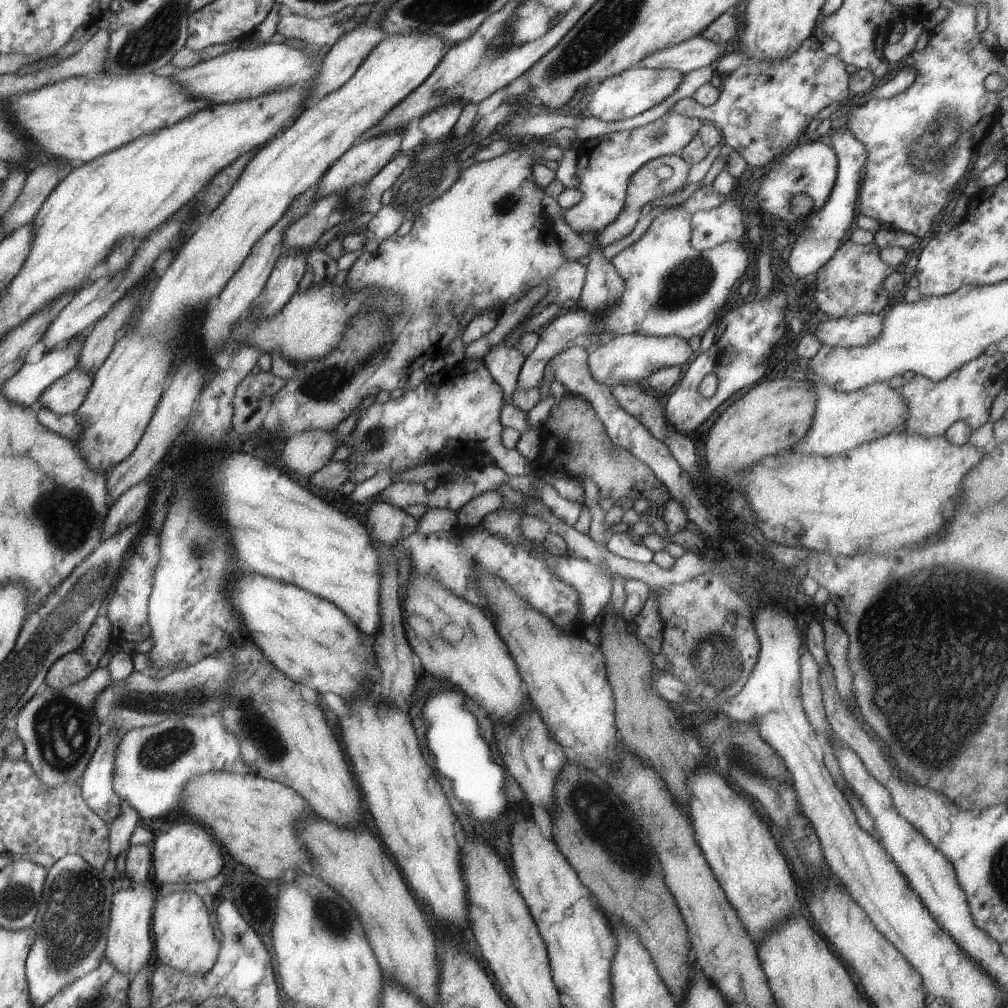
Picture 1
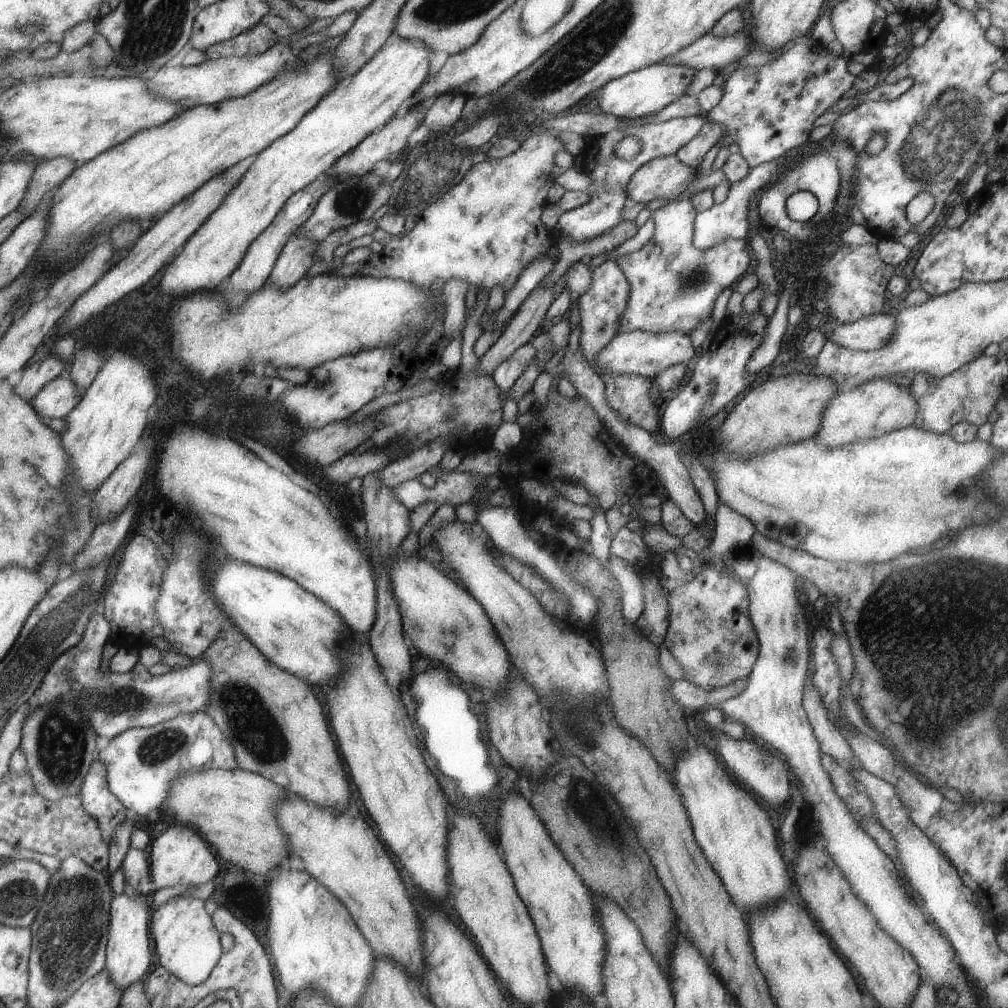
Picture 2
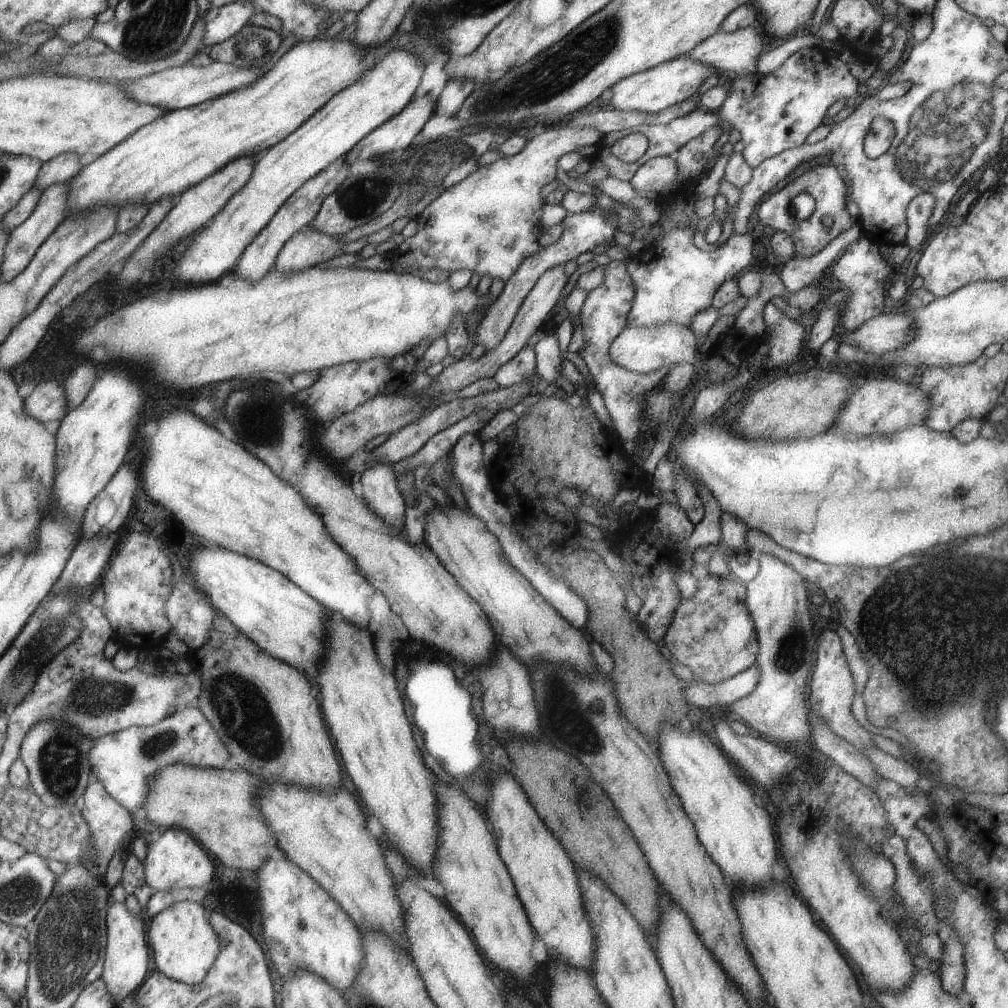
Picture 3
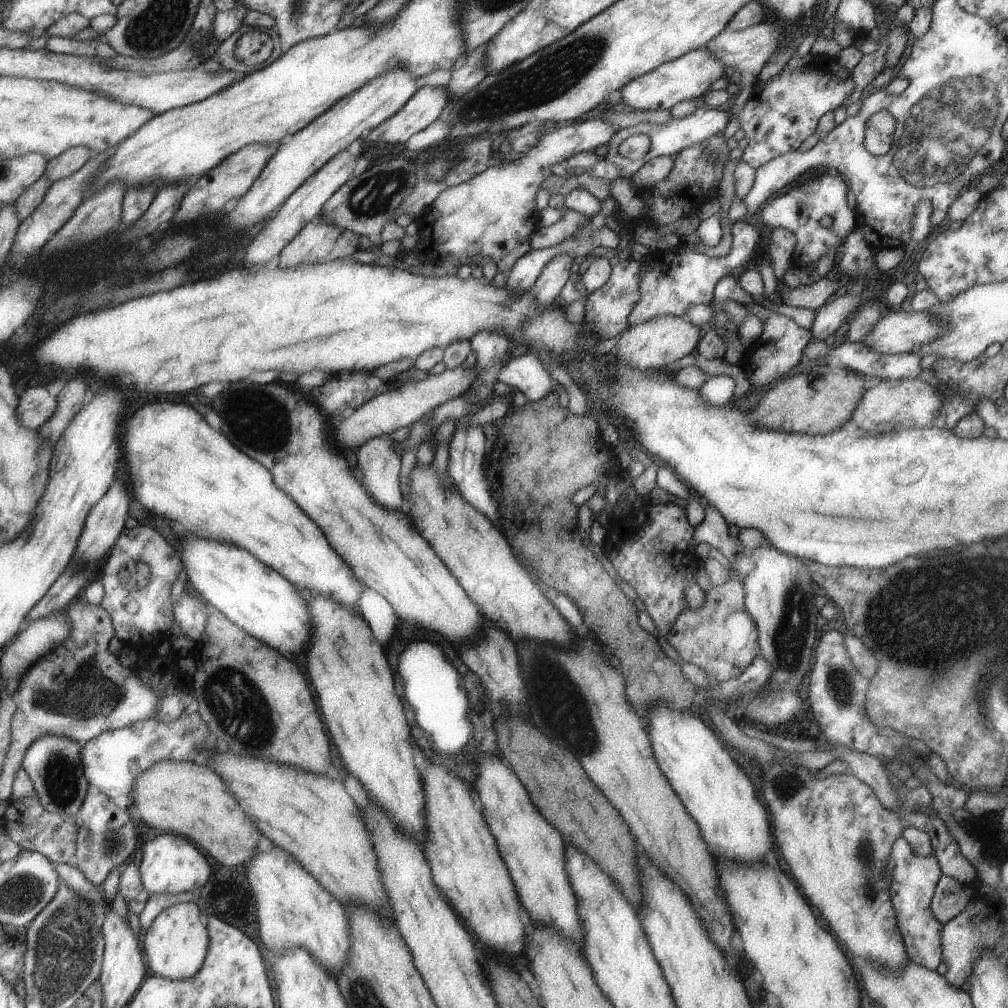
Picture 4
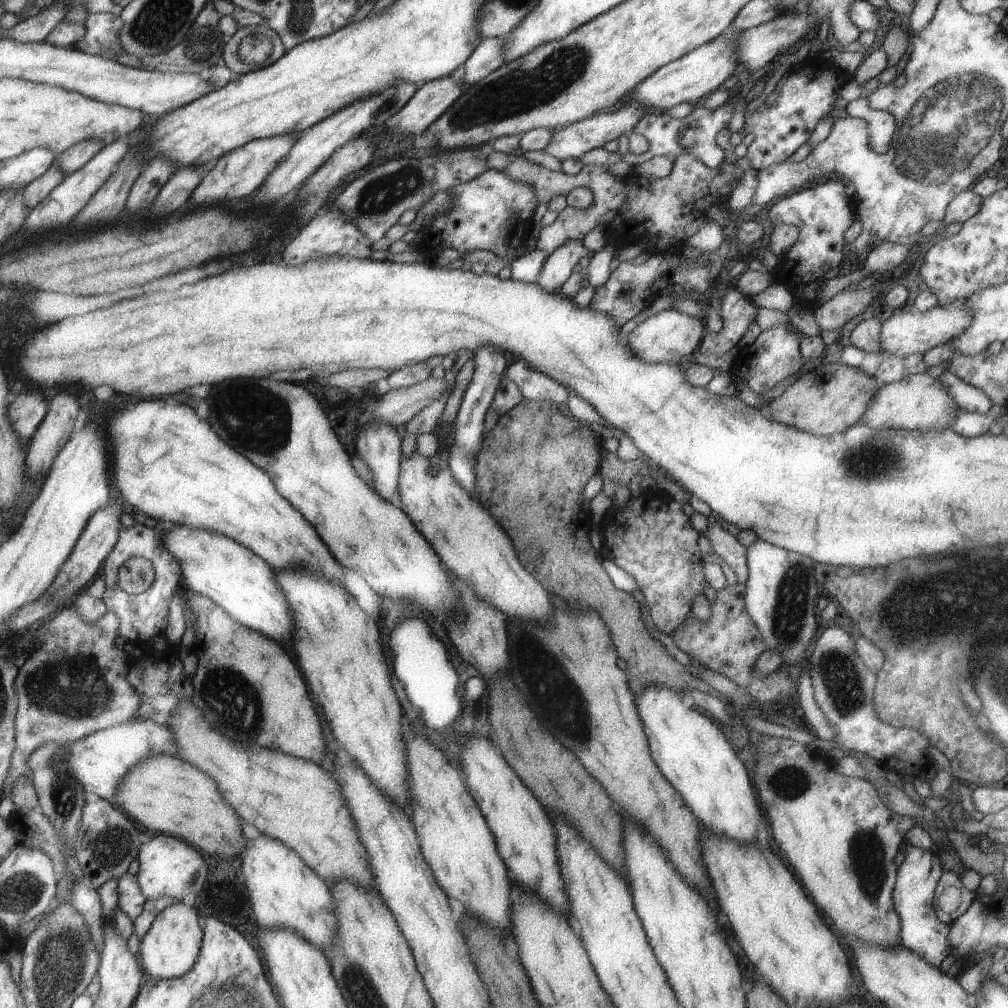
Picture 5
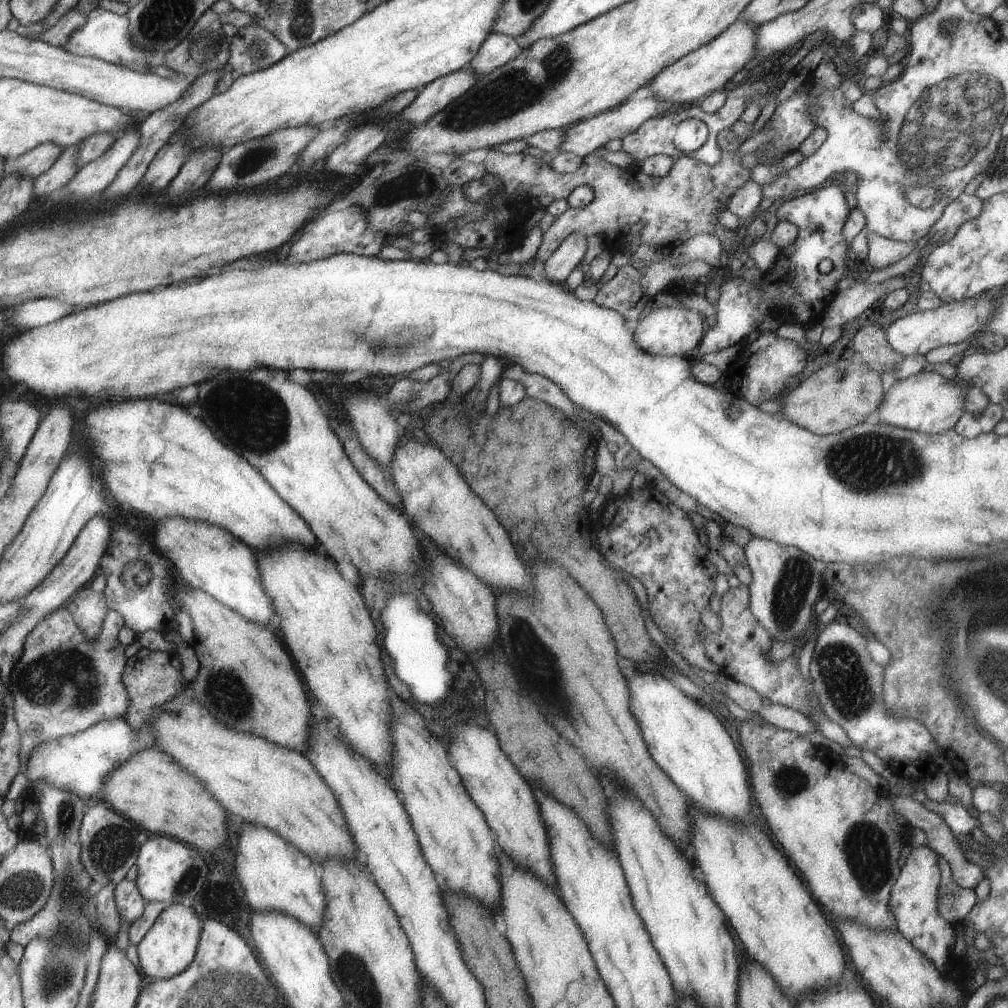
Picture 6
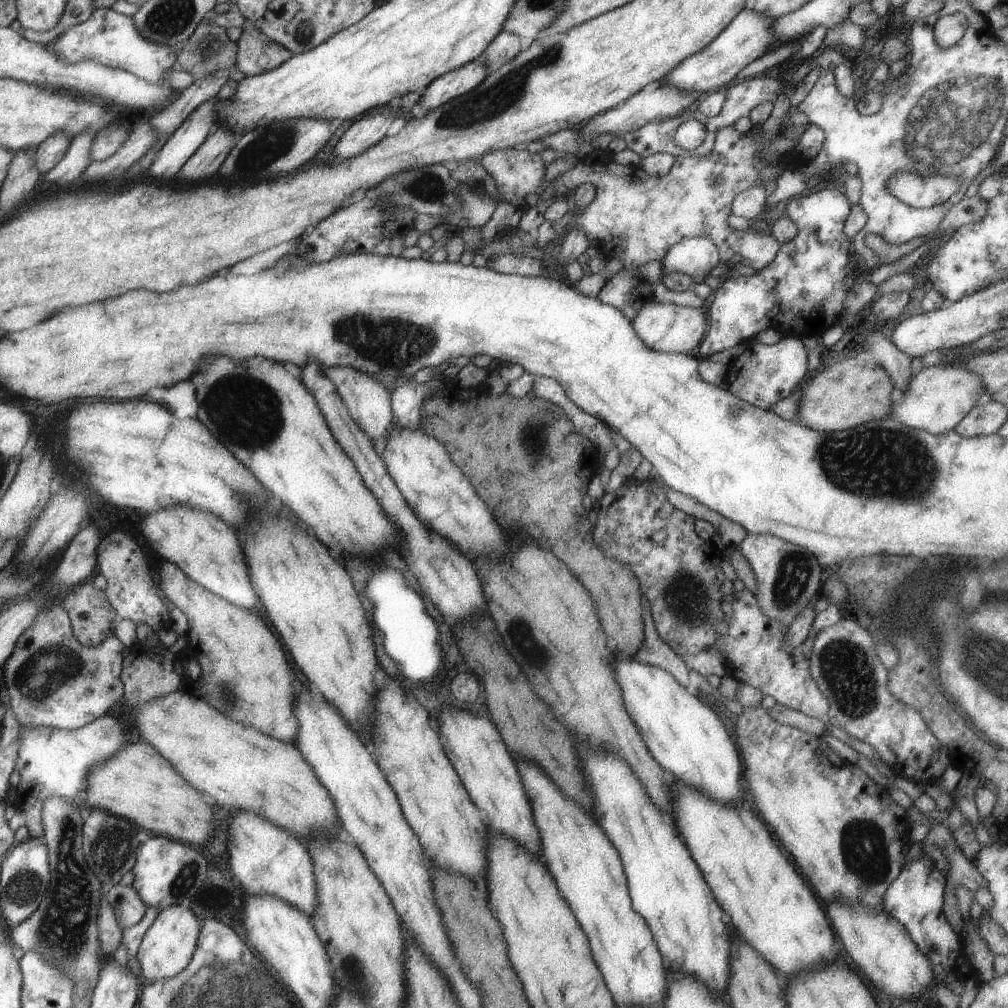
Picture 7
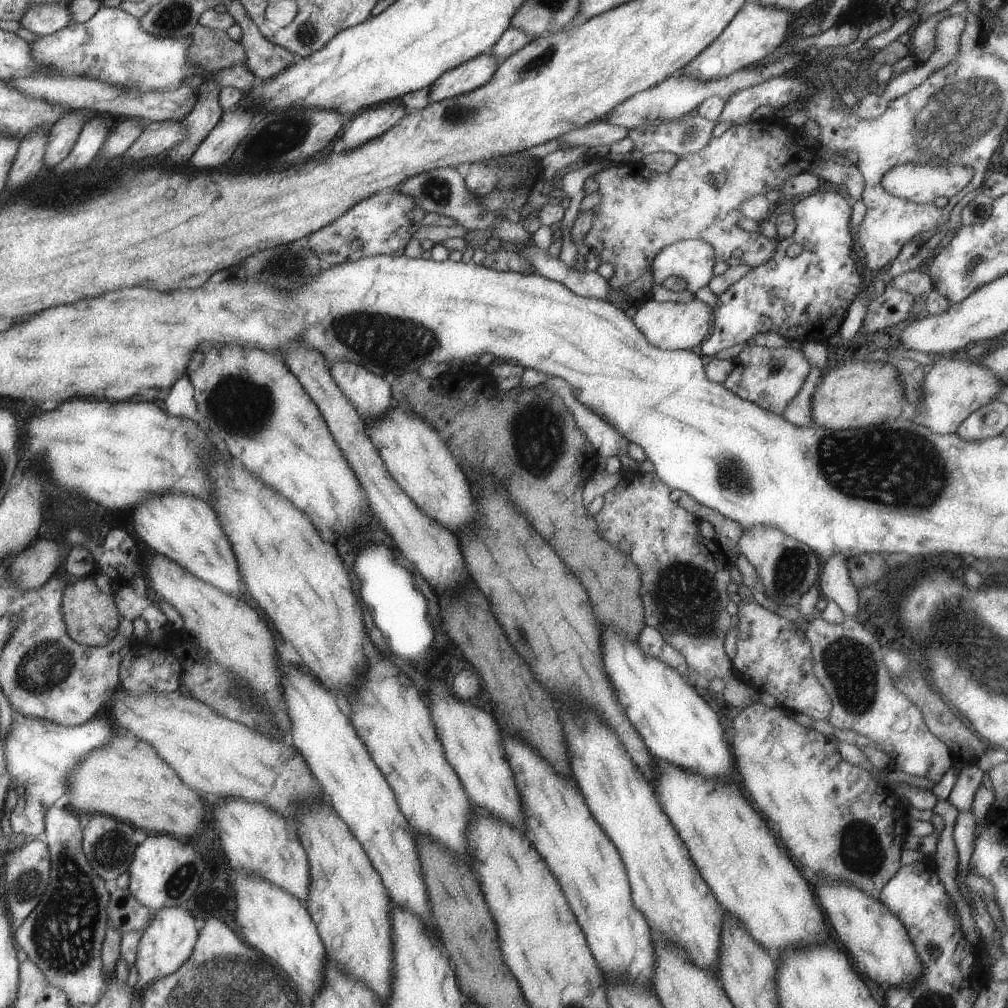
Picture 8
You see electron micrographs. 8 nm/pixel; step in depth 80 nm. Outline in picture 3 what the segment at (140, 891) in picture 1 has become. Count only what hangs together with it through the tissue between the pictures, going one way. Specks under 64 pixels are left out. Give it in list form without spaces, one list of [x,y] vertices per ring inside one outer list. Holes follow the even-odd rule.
[[[111,902],[106,912],[106,948],[103,952],[101,980],[109,992],[112,1004],[119,1004],[123,998],[135,993],[147,974],[147,938],[146,921],[142,914],[133,916],[127,910],[125,902]]]

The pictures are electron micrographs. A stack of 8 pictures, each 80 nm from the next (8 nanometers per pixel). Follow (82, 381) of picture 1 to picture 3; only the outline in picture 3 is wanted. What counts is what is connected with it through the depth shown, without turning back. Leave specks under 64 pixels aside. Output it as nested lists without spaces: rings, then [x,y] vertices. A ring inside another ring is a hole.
[[[39,382],[27,398],[23,399],[23,412],[37,422],[61,420],[67,414],[67,400],[63,384],[57,382]]]

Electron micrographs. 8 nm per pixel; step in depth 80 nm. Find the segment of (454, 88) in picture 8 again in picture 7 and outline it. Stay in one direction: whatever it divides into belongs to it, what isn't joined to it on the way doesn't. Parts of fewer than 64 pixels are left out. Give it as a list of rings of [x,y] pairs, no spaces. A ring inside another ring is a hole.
[[[471,61],[450,70],[432,80],[423,89],[421,108],[427,112],[453,97],[467,94],[481,84],[487,75],[486,64],[483,61]]]

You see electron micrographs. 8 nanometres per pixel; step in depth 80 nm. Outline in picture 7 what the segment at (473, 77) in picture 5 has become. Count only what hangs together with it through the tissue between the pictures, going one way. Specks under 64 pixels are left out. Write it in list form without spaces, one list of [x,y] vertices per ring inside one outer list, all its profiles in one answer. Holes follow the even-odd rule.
[[[501,31],[487,45],[487,48],[475,61],[483,61],[486,64],[488,74],[497,70],[502,64],[509,62],[519,52],[519,37],[512,32]]]

